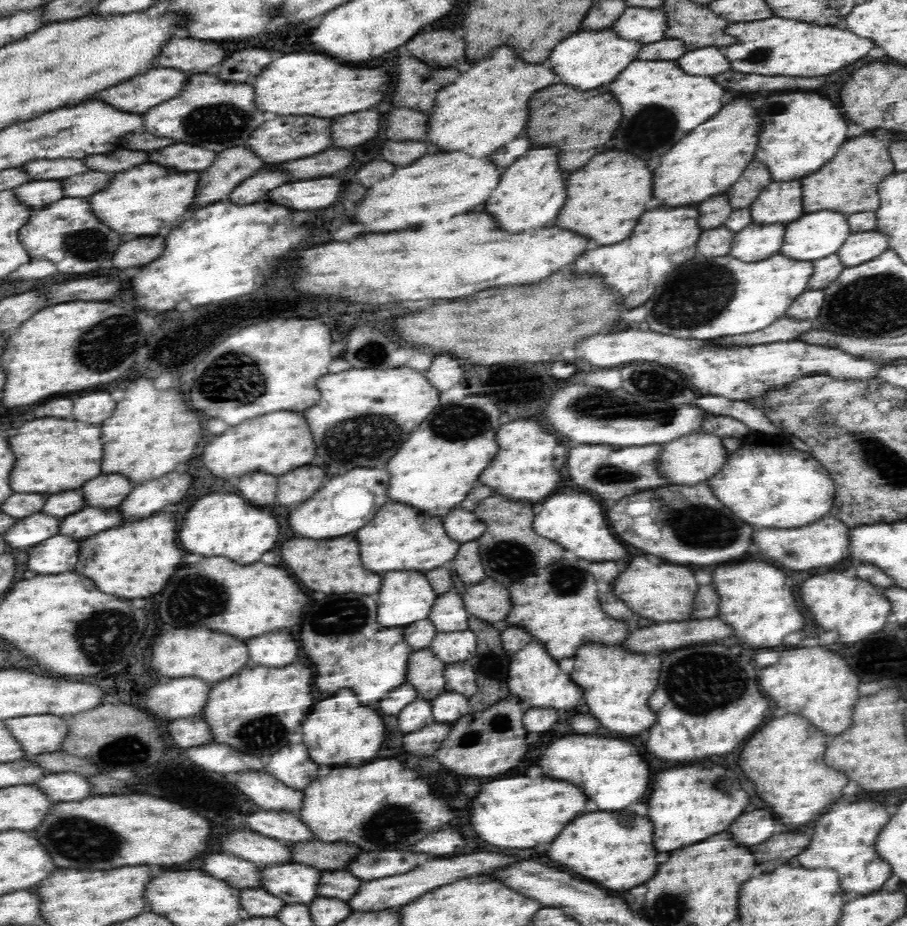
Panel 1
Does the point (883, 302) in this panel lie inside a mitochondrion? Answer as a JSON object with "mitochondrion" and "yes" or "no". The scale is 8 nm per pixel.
{"mitochondrion":"yes"}

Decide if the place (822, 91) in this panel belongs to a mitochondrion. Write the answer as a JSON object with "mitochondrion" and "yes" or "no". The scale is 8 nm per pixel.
{"mitochondrion":"no"}

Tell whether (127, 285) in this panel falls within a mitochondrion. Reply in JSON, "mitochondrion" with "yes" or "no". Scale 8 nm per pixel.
{"mitochondrion":"no"}

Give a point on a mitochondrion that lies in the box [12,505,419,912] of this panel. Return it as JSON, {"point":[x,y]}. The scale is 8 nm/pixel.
{"point":[79,840]}

